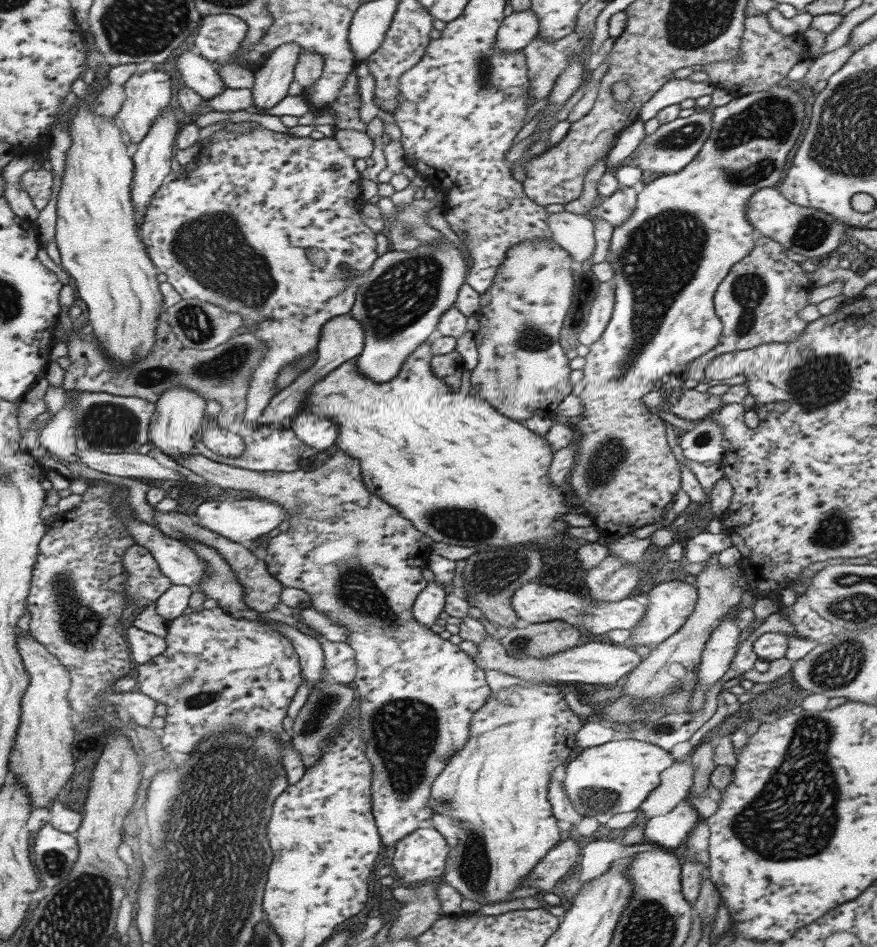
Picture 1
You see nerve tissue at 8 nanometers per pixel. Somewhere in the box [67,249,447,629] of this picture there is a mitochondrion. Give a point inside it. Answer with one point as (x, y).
(229, 365)

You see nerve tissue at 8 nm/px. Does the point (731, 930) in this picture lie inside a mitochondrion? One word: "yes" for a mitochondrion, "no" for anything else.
no

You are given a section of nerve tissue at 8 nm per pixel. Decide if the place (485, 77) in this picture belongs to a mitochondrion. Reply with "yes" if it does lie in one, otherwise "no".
yes

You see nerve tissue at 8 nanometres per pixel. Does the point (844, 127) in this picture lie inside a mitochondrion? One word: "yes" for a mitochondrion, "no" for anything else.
yes

